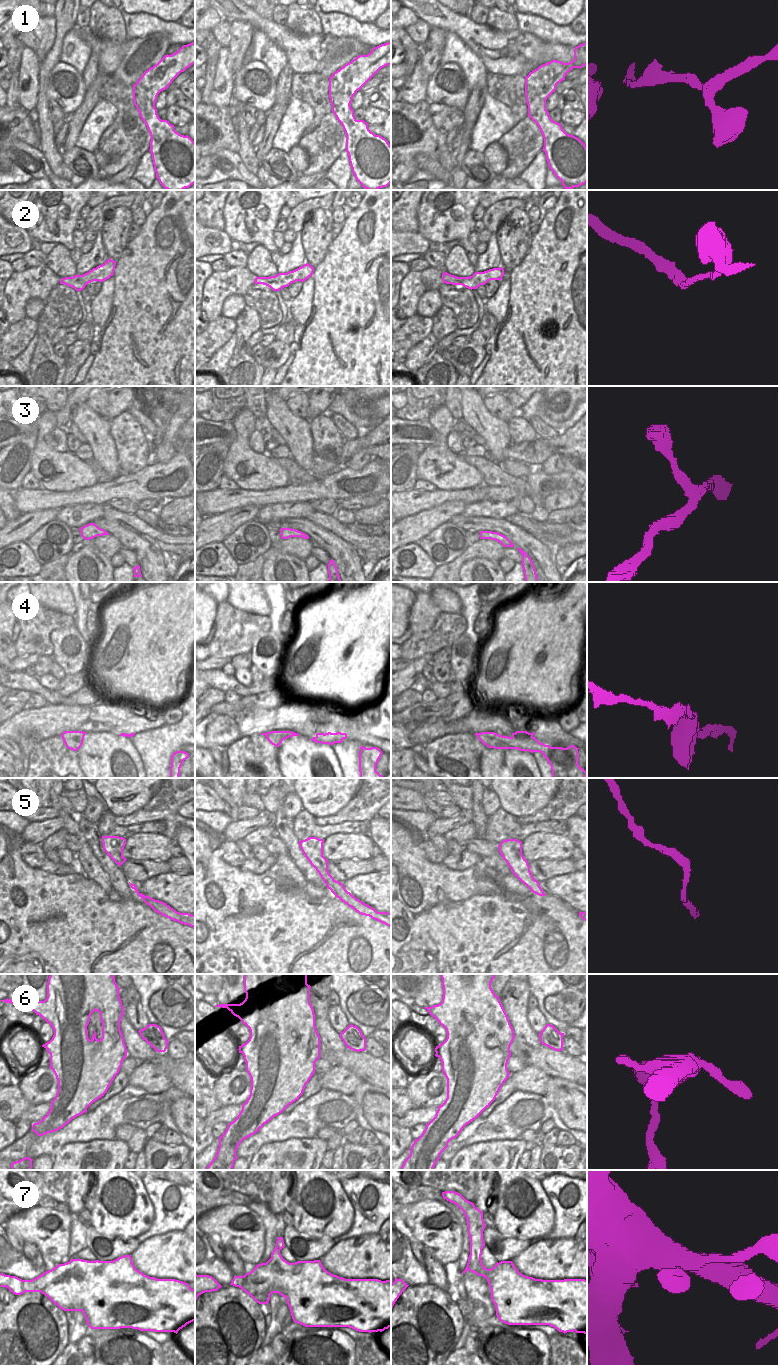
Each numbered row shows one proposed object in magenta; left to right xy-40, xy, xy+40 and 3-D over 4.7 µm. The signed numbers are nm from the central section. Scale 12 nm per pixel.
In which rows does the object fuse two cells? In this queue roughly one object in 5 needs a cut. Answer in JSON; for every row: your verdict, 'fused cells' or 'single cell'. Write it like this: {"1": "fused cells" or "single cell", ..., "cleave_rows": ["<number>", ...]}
{"1": "single cell", "2": "single cell", "3": "single cell", "4": "single cell", "5": "single cell", "6": "single cell", "7": "single cell", "cleave_rows": []}

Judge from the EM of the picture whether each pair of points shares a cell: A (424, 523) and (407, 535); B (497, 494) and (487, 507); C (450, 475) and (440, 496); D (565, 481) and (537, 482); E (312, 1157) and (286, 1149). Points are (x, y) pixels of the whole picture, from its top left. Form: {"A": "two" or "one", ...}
{"A": "one", "B": "two", "C": "two", "D": "one", "E": "one"}

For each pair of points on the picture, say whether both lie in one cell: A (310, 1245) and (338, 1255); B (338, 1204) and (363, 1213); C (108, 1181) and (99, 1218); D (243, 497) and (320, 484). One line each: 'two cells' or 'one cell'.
A: two cells
B: two cells
C: one cell
D: one cell

